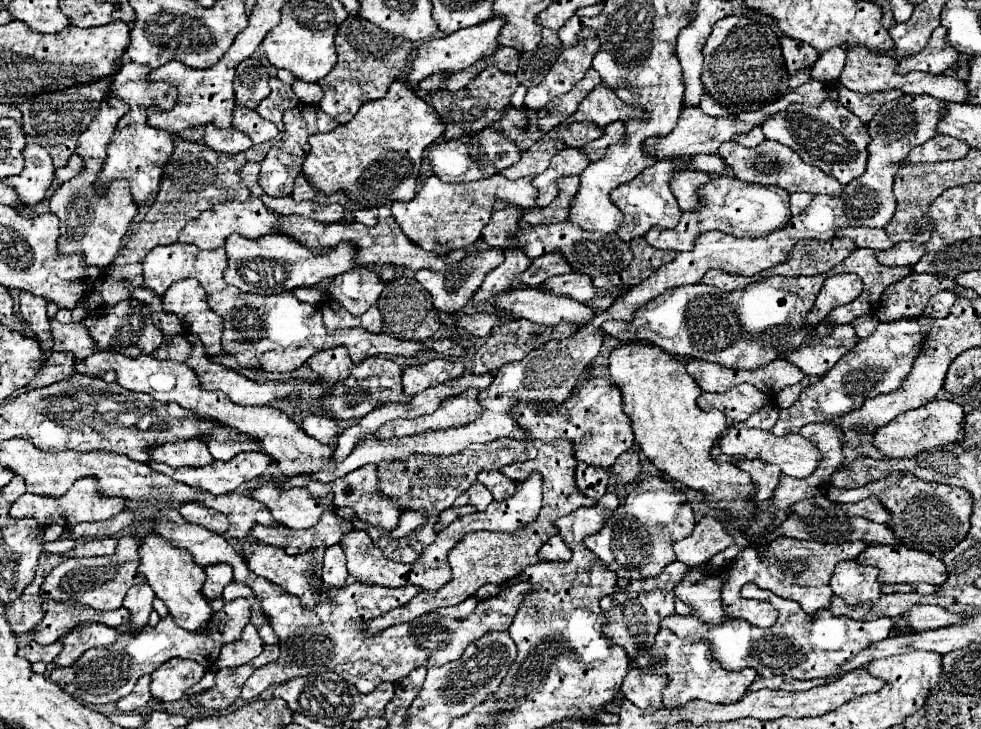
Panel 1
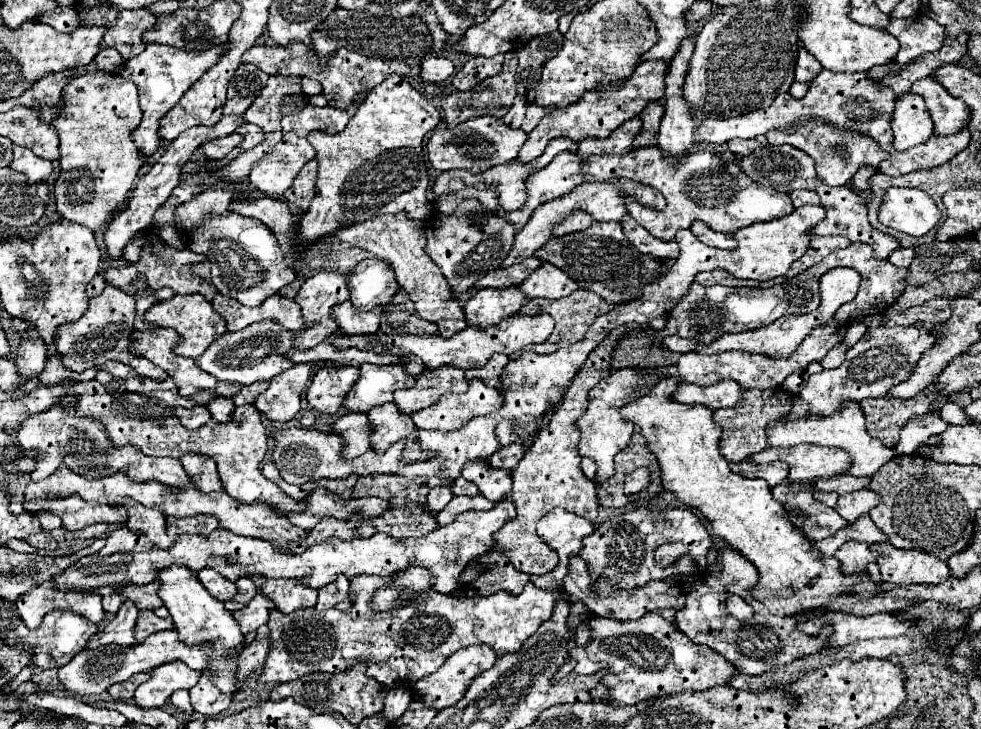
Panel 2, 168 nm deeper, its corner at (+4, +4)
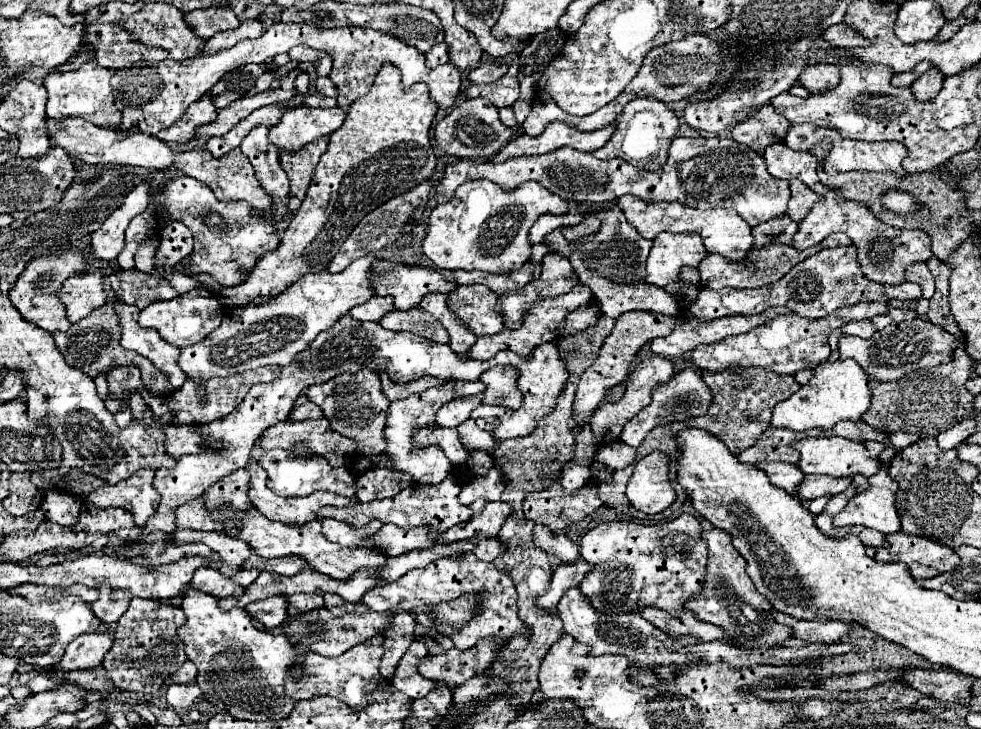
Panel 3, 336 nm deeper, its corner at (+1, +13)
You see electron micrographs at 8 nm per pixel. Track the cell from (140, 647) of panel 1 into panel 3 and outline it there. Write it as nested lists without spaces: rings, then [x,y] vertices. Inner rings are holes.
[[[273,595],[269,599],[261,599],[257,603],[249,603],[247,613],[249,613],[251,619],[261,621],[267,629],[273,629],[273,627],[279,627],[285,621],[287,607],[289,607],[289,603],[285,601],[285,597]]]

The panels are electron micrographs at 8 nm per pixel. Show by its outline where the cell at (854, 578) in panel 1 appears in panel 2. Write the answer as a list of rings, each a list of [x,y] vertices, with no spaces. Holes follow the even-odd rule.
[[[846,542],[846,544],[842,544],[838,550],[836,550],[836,554],[834,554],[838,560],[840,560],[840,564],[842,564],[842,572],[858,572],[858,570],[866,570],[868,568],[868,564],[870,562],[874,562],[876,558],[872,556],[872,550],[870,550],[870,546],[868,544],[864,544],[864,542]]]

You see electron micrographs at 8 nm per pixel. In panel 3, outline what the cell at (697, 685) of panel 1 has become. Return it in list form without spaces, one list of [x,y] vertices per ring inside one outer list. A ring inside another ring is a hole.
[[[577,587],[565,591],[565,595],[561,597],[559,617],[563,621],[563,633],[571,635],[579,643],[589,645],[591,655],[609,655],[609,653],[611,655],[625,655],[631,661],[627,677],[631,683],[637,683],[639,687],[665,683],[665,679],[661,679],[655,673],[655,669],[659,669],[659,667],[681,667],[681,669],[685,669],[685,667],[693,667],[701,661],[695,653],[685,651],[685,647],[701,643],[697,637],[691,637],[691,635],[671,637],[671,635],[663,633],[661,629],[657,629],[655,625],[651,625],[649,621],[645,621],[643,617],[639,617],[637,613],[603,613],[603,611],[597,611],[597,609],[593,609],[591,601]]]

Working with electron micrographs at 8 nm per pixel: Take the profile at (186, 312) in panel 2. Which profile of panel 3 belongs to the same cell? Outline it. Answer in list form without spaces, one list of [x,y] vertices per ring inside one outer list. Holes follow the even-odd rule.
[[[193,289],[187,295],[179,295],[169,301],[153,301],[139,313],[139,325],[145,329],[157,329],[159,335],[173,347],[189,347],[205,339],[213,329],[219,327],[225,317],[225,307],[215,295],[205,295],[203,289]]]

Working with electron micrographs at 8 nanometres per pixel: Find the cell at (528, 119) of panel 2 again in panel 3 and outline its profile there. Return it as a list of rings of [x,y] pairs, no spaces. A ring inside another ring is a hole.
[[[527,99],[527,101],[517,101],[517,103],[513,103],[511,105],[513,107],[513,111],[515,111],[515,117],[517,117],[517,123],[519,125],[523,125],[525,123],[525,119],[529,117],[529,113],[531,113],[531,99]]]

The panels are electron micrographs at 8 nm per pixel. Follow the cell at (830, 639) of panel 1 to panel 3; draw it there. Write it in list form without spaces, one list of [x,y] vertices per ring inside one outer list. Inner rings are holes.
[[[723,529],[703,531],[703,539],[709,545],[707,575],[699,595],[687,601],[687,607],[703,621],[719,625],[731,643],[739,649],[773,649],[781,647],[787,639],[793,637],[793,631],[785,625],[775,623],[771,615],[771,603],[753,587],[749,575],[745,573],[745,559],[731,545],[731,535]],[[709,609],[709,611],[707,611]],[[713,609],[713,611],[711,611]]]

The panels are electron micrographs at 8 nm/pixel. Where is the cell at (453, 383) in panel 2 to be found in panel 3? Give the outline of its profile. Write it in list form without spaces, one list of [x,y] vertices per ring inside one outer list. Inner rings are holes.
[[[449,381],[449,383],[439,385],[439,387],[427,389],[423,393],[413,393],[413,395],[409,395],[405,399],[391,401],[389,411],[387,411],[387,427],[385,427],[385,439],[387,439],[385,453],[393,457],[393,469],[409,473],[415,479],[415,483],[421,483],[421,485],[437,485],[437,483],[441,483],[451,473],[453,465],[449,465],[449,459],[445,457],[443,451],[439,451],[437,455],[433,455],[431,449],[415,451],[413,445],[411,445],[411,429],[417,427],[417,425],[433,427],[433,415],[437,413],[437,409],[443,403],[447,403],[449,399],[457,399],[457,397],[477,395],[483,389],[485,389],[485,385],[481,381]]]

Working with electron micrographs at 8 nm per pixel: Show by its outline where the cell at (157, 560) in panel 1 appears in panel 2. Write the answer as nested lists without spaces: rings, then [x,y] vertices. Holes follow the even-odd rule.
[[[172,566],[166,568],[158,574],[160,590],[158,596],[162,598],[164,606],[168,608],[176,630],[178,630],[178,640],[188,644],[188,646],[196,646],[196,644],[210,644],[212,650],[208,654],[208,666],[206,670],[210,672],[210,680],[214,680],[214,686],[222,692],[222,694],[236,694],[240,688],[238,678],[236,678],[236,668],[238,668],[238,656],[234,656],[234,660],[230,660],[230,652],[242,652],[246,646],[246,636],[240,632],[238,622],[234,620],[234,616],[224,608],[224,604],[220,600],[214,600],[214,596],[210,596],[210,592],[200,584],[200,580],[196,578],[196,574],[184,566]]]

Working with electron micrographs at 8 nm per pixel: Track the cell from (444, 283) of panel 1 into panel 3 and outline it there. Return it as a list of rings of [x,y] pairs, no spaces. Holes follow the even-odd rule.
[[[467,181],[463,183],[453,199],[445,205],[435,205],[429,215],[429,231],[423,241],[423,253],[435,263],[437,269],[449,269],[449,271],[485,271],[485,273],[509,273],[521,267],[531,257],[531,245],[527,241],[529,227],[537,221],[543,213],[565,211],[565,201],[557,195],[551,195],[551,191],[545,191],[539,183],[525,183],[521,191],[501,191],[491,181]]]

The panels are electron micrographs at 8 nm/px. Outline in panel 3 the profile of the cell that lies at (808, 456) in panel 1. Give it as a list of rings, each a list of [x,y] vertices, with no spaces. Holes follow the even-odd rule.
[[[805,437],[793,443],[793,447],[801,453],[801,459],[797,467],[803,473],[815,473],[815,475],[831,475],[831,477],[853,477],[855,473],[861,473],[865,477],[871,477],[879,469],[879,461],[869,455],[863,443],[843,439],[843,437]]]

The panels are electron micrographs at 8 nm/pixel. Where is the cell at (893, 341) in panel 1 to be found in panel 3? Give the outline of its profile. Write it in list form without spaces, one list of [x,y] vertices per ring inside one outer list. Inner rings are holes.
[[[915,317],[913,321],[891,323],[883,331],[875,331],[873,337],[869,337],[869,339],[843,335],[839,339],[839,359],[841,361],[855,359],[865,369],[869,379],[887,383],[887,381],[897,381],[911,371],[947,363],[953,345],[957,345],[957,339],[953,339],[953,335],[949,335],[941,327],[929,323],[921,317]]]

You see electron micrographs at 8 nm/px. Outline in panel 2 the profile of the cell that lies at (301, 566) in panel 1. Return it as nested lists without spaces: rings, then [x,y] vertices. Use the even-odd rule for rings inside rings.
[[[264,580],[262,584],[262,594],[266,594],[278,610],[284,614],[290,614],[300,608],[310,608],[316,606],[318,592],[312,588],[306,588],[298,580]]]

